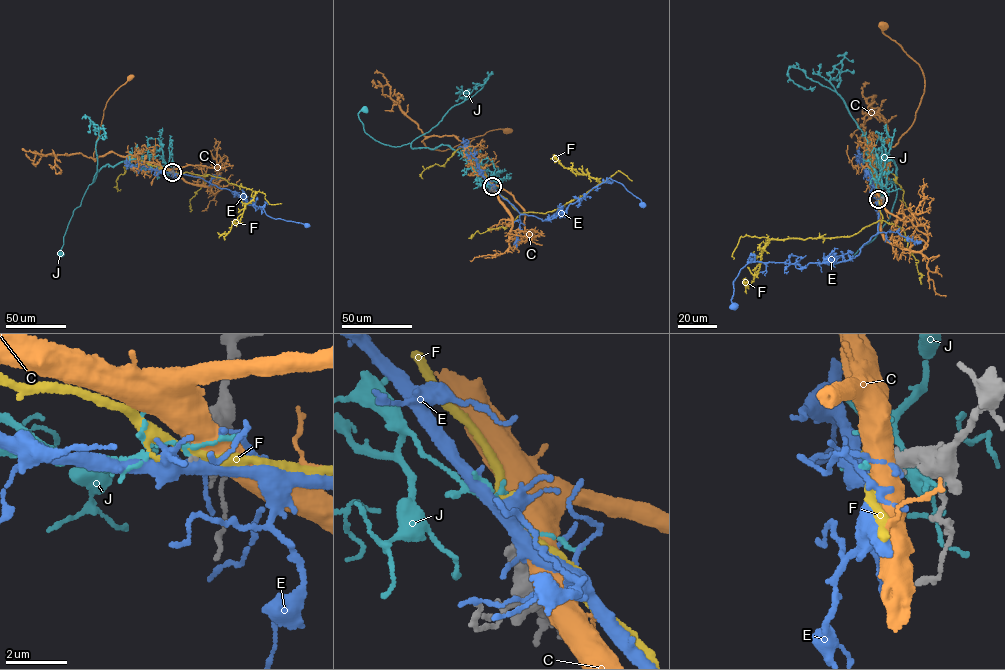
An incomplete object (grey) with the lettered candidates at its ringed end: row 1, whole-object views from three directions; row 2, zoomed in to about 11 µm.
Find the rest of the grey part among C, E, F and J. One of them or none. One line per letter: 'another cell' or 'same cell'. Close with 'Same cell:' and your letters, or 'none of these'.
C: another cell
E: another cell
F: another cell
J: another cell
Same cell: none of these

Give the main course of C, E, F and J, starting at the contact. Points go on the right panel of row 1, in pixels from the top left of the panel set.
C: (879, 198), (866, 148), (870, 133), (893, 146), (914, 120), (924, 90), (919, 63), (885, 35), (882, 26)
E: (878, 199), (877, 231), (856, 255), (835, 263), (801, 266), (750, 262), (733, 282), (730, 300), (735, 308)
F: (878, 198), (881, 221), (853, 235), (770, 239), (761, 251), (754, 279), (748, 284), (745, 282), (747, 287)
J: (878, 198), (875, 157), (893, 157), (895, 176), (889, 179), (897, 191), (890, 217), (848, 259), (830, 260)

